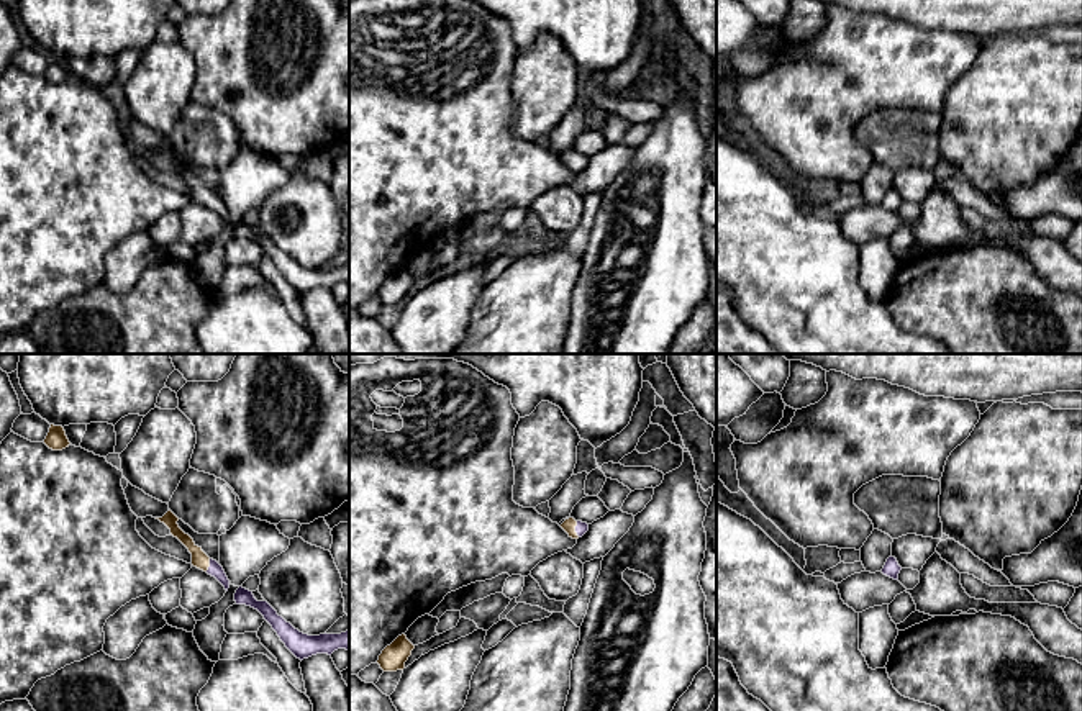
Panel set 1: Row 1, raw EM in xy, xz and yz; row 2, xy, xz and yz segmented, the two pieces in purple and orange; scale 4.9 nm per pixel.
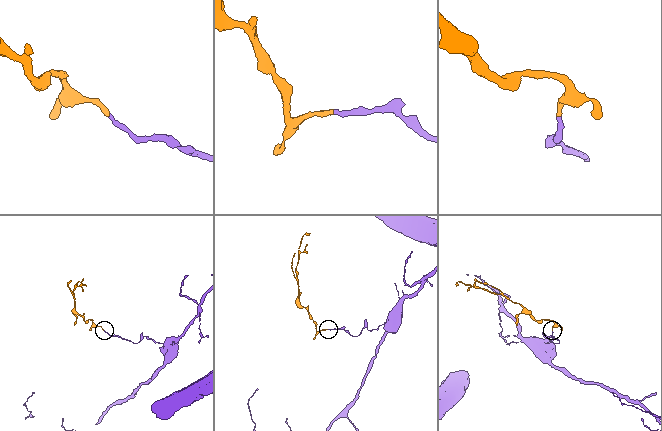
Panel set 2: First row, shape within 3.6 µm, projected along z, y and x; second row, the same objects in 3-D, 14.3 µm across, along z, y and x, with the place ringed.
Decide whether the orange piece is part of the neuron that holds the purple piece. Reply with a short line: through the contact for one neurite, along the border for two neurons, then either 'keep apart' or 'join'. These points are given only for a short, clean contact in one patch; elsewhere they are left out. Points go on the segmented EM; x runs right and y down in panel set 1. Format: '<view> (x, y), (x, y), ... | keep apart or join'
xy (215, 569), (210, 566), (199, 557) | join

